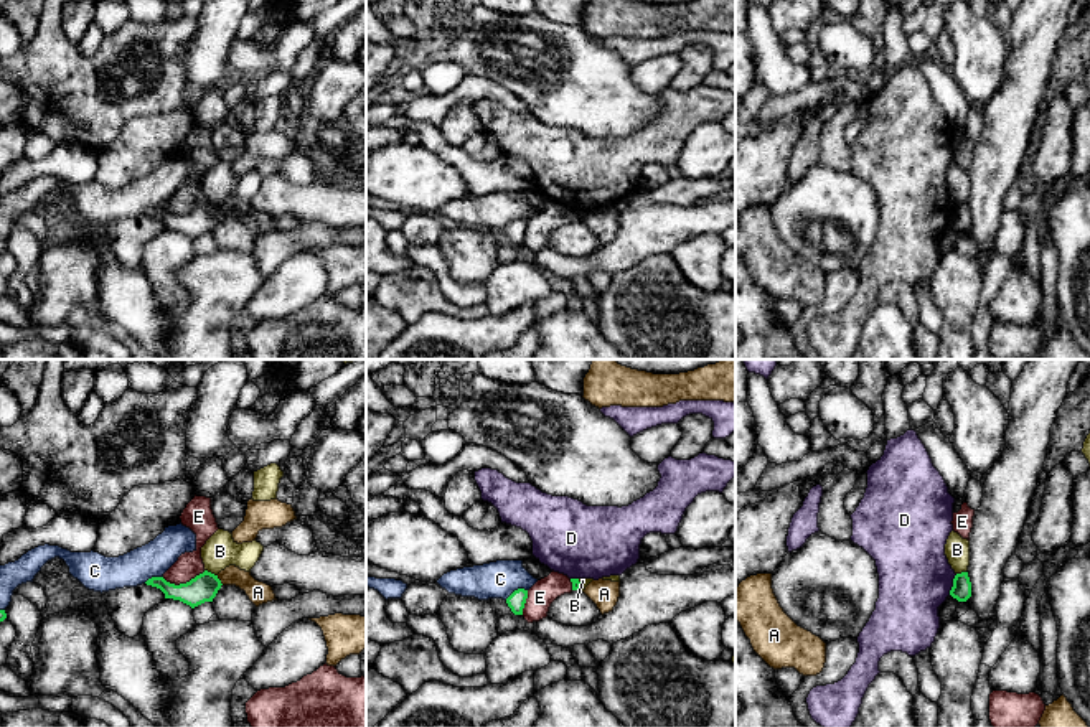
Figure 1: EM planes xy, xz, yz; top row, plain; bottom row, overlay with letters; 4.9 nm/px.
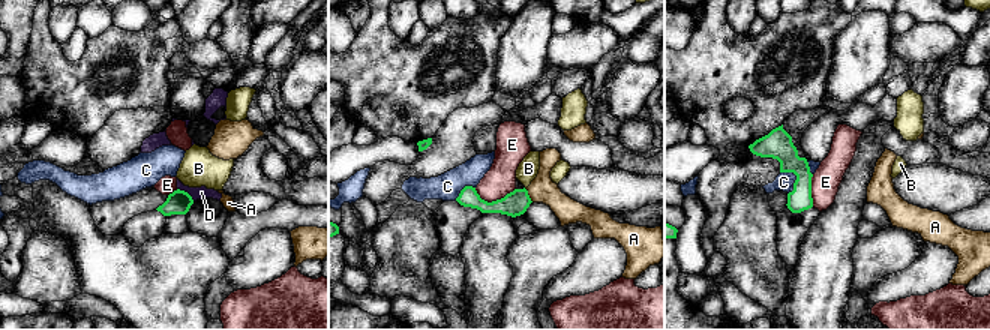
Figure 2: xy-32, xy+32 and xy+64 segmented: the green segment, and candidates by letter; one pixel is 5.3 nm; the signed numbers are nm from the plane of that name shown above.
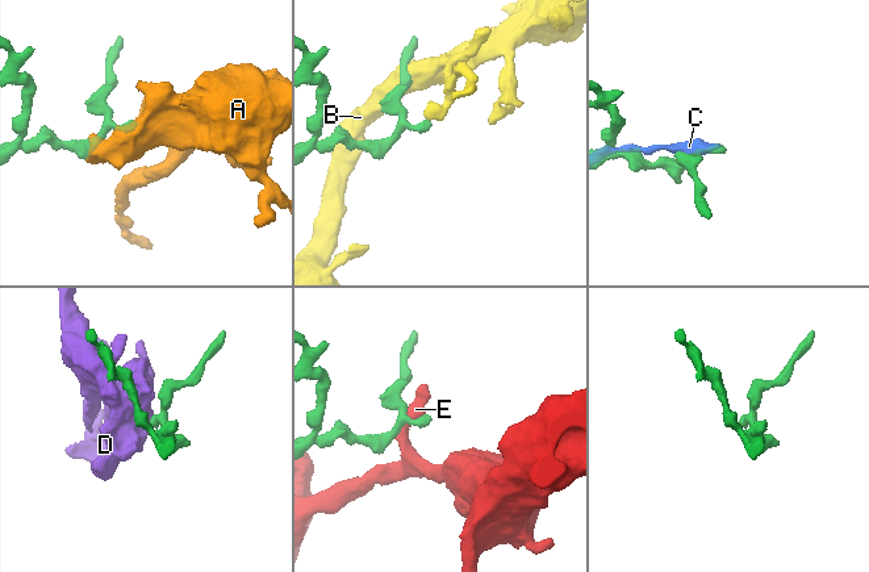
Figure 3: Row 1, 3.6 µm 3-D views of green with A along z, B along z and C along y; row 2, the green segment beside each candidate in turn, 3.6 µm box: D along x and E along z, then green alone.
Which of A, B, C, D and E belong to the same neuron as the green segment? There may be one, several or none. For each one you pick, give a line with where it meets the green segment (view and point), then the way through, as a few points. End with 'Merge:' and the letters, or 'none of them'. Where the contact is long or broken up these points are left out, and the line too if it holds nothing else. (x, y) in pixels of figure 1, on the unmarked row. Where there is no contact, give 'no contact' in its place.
Merge: none of them

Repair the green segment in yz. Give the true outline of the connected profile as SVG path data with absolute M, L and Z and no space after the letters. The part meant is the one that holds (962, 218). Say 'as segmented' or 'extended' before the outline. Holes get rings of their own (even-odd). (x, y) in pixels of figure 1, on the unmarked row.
as segmented; M968 203L955 206L950 226L958 232L966 232L971 227L971 213Z

